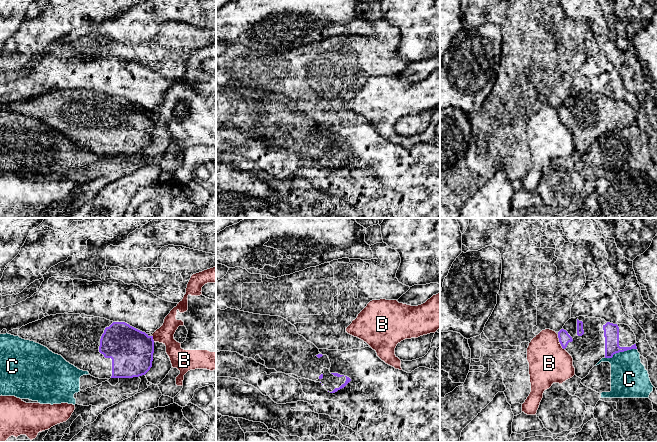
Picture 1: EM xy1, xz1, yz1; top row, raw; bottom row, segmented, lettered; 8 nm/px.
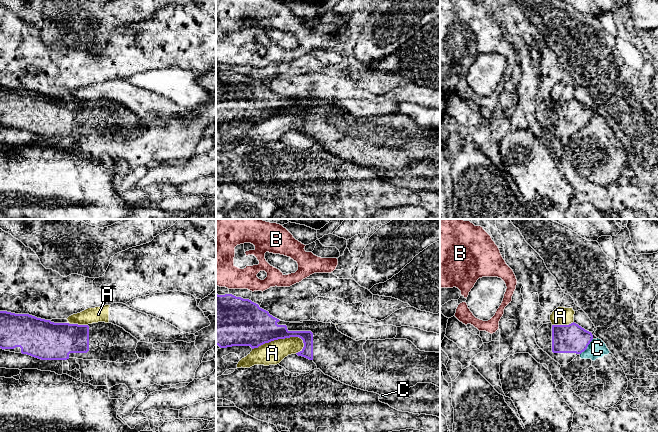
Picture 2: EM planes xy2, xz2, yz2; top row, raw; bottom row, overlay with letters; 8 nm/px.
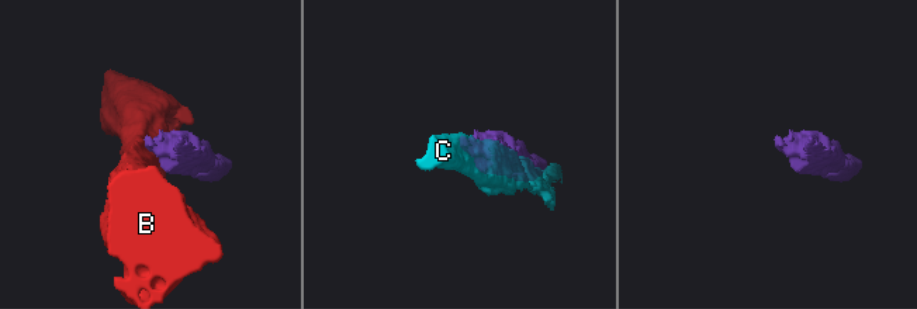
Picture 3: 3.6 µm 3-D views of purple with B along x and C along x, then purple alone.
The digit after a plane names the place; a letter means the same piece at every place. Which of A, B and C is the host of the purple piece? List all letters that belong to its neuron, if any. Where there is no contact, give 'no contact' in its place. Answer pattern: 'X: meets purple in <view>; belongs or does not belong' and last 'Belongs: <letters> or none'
A: meets purple in xz2; does not belong
B: meets purple in yz1; does not belong
C: meets purple in yz1; does not belong
Belongs: none

